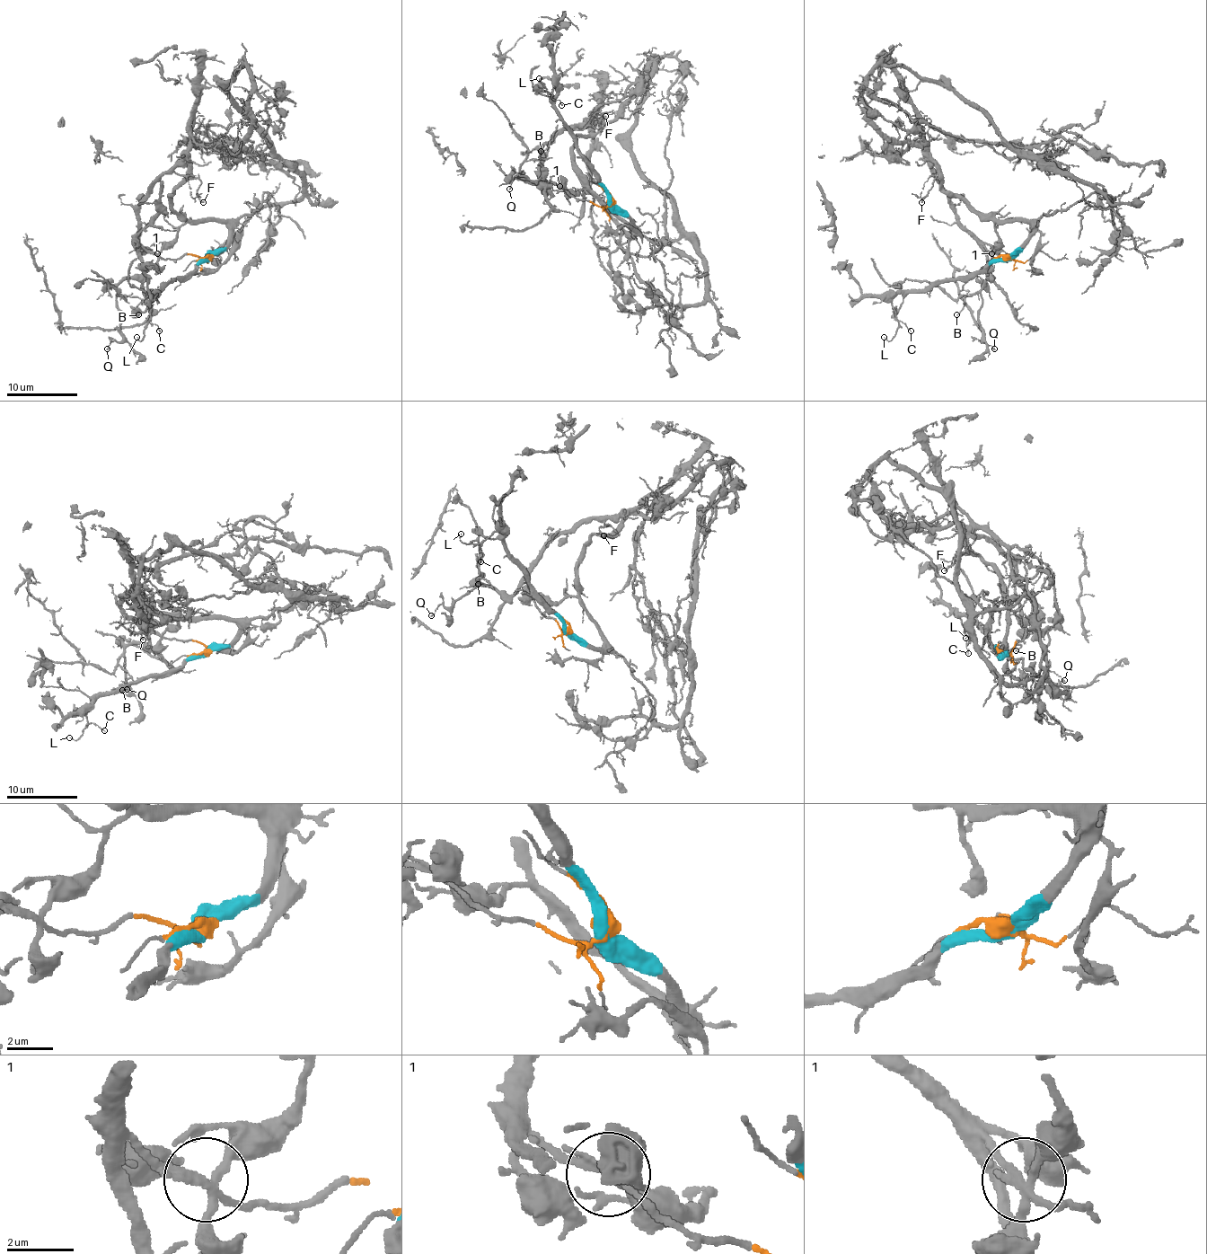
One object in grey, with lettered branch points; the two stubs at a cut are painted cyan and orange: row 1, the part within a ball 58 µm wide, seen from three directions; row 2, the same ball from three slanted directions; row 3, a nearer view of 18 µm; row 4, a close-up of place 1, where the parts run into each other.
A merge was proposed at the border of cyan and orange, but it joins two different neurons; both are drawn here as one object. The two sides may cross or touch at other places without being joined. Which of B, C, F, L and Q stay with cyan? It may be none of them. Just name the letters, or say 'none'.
C, F, L

